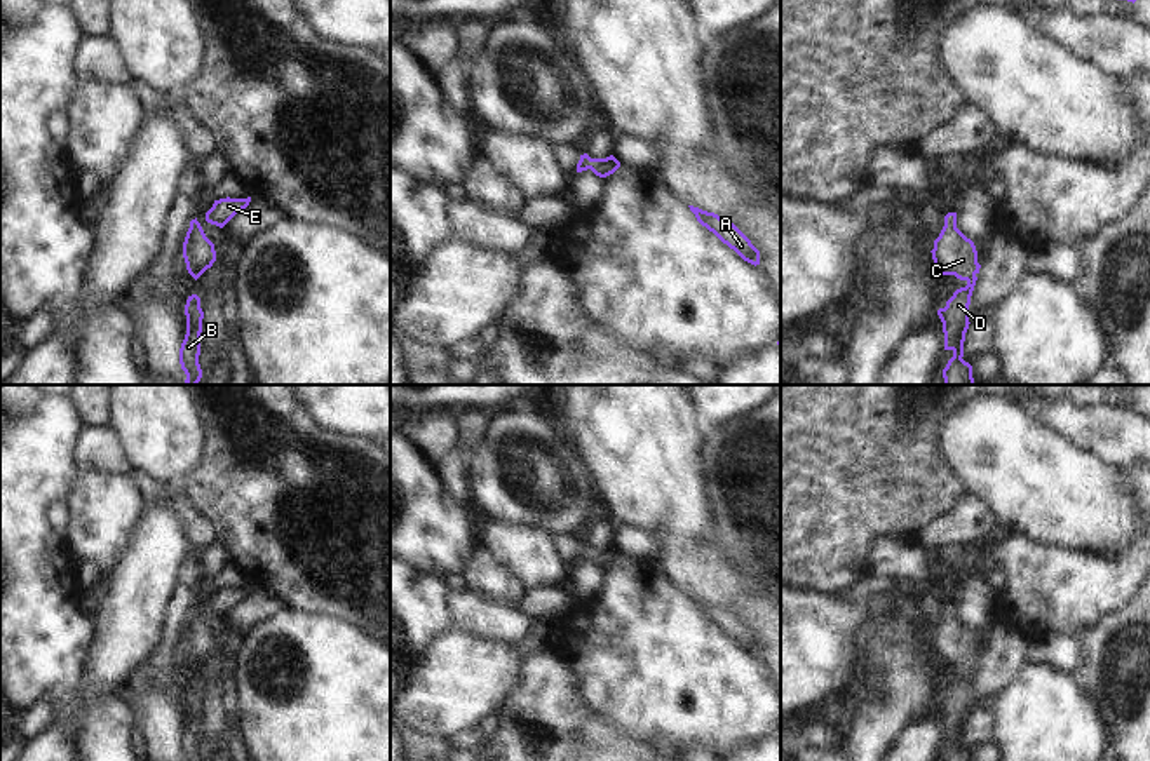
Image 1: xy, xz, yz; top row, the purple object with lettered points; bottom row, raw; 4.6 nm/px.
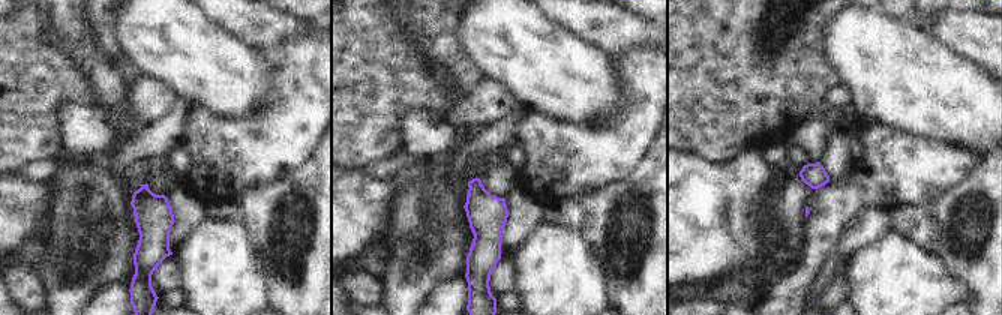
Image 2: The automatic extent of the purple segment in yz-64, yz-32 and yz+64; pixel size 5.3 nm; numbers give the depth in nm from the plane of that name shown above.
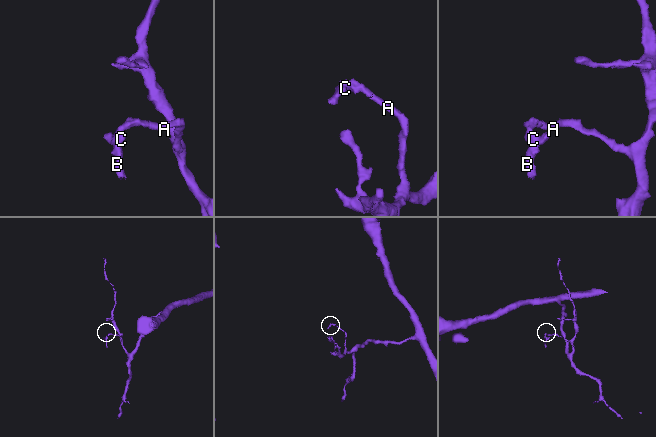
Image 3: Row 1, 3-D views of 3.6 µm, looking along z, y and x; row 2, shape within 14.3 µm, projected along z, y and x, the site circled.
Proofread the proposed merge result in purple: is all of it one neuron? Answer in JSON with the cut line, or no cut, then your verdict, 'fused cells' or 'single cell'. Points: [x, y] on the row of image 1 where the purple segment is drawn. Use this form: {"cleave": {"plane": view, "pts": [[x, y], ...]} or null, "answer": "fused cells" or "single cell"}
{"cleave": null, "answer": "single cell"}

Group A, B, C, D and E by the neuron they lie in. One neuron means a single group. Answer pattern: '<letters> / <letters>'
A B C D E

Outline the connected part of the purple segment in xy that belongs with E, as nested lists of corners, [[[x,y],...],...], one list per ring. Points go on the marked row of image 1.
[[[220,199],[214,200],[213,207],[206,212],[206,221],[223,228],[239,211],[246,209],[251,202],[247,199]]]

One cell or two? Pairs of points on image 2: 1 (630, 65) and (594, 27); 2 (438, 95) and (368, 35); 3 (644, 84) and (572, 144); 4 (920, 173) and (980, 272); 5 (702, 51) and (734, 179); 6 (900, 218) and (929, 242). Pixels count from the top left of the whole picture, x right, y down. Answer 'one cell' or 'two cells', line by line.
1: two cells
2: one cell
3: one cell
4: two cells
5: two cells
6: one cell

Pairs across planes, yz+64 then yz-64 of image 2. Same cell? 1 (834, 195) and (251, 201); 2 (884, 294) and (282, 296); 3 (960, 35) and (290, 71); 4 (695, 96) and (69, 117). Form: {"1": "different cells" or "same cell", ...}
{"1": "different cells", "2": "different cells", "3": "different cells", "4": "different cells"}

